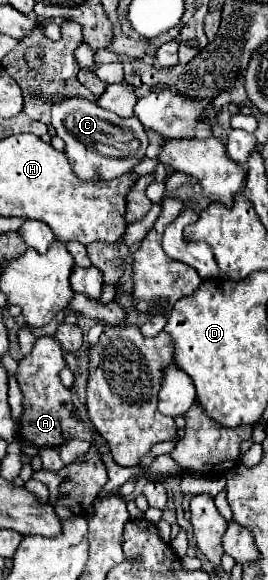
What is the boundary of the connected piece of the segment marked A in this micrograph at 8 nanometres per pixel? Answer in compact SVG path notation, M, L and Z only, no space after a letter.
M39 337L33 351L19 361L17 381L23 391L23 417L19 423L19 439L31 443L35 447L59 447L71 437L79 437L85 441L95 441L87 425L73 417L71 405L71 389L65 389L59 381L59 371L65 367L63 349L53 337Z

